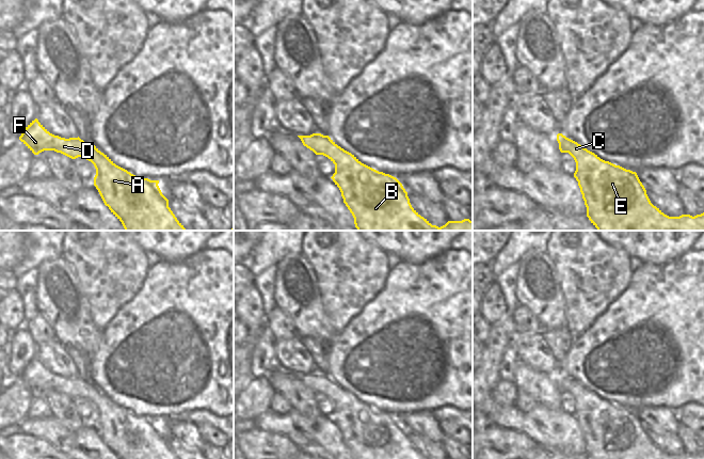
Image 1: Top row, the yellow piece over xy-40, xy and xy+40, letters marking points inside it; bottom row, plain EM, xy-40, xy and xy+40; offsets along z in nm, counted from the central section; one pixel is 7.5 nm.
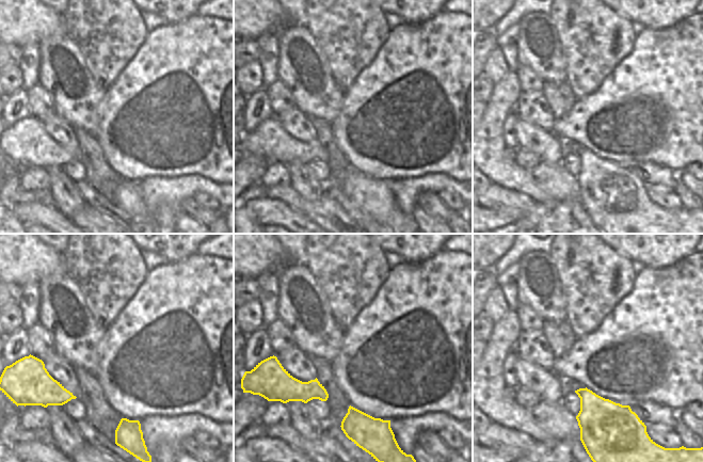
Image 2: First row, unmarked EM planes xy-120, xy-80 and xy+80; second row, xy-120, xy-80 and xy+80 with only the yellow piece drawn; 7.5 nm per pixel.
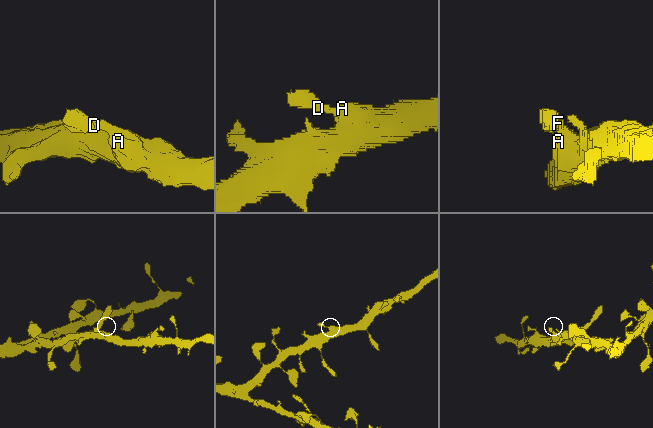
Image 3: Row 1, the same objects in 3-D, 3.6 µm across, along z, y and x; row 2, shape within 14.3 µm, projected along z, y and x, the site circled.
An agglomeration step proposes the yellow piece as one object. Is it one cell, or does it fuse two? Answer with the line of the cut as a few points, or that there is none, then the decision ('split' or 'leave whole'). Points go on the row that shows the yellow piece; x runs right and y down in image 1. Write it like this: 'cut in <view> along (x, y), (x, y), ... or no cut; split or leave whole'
no cut; leave whole

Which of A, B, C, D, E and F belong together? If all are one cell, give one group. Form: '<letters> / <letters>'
A B C D E F

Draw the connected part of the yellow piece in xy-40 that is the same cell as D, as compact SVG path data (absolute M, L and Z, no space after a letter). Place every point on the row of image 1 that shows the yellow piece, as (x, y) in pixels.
M37 118L26 127L19 140L34 155L38 155L44 151L54 151L71 159L82 157L91 161L96 169L94 186L98 190L105 205L122 222L125 231L186 231L169 207L169 200L162 194L158 186L159 180L140 178L131 174L127 170L116 165L94 144L89 144L79 137L65 139L54 136Z

